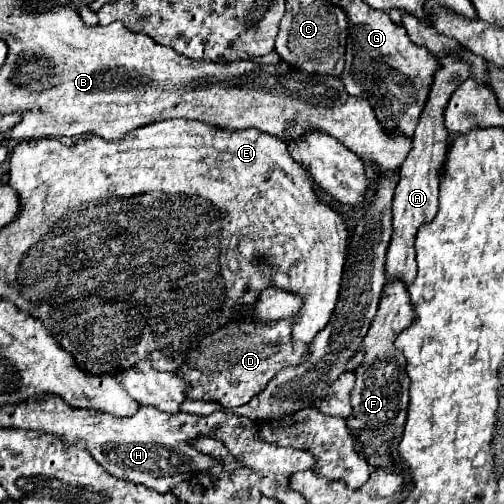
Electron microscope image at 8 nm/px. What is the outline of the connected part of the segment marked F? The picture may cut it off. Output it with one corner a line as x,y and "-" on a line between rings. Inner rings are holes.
390,282
384,288
376,318
364,338
364,360
354,370
356,384
352,388
352,414
346,418
346,426
356,432
356,442
362,446
358,452
368,458
380,450
388,440
398,440
402,426
406,422
408,408
408,376
406,362
400,350
394,348
394,338
400,334
414,318
414,310
408,298
408,290
402,282

